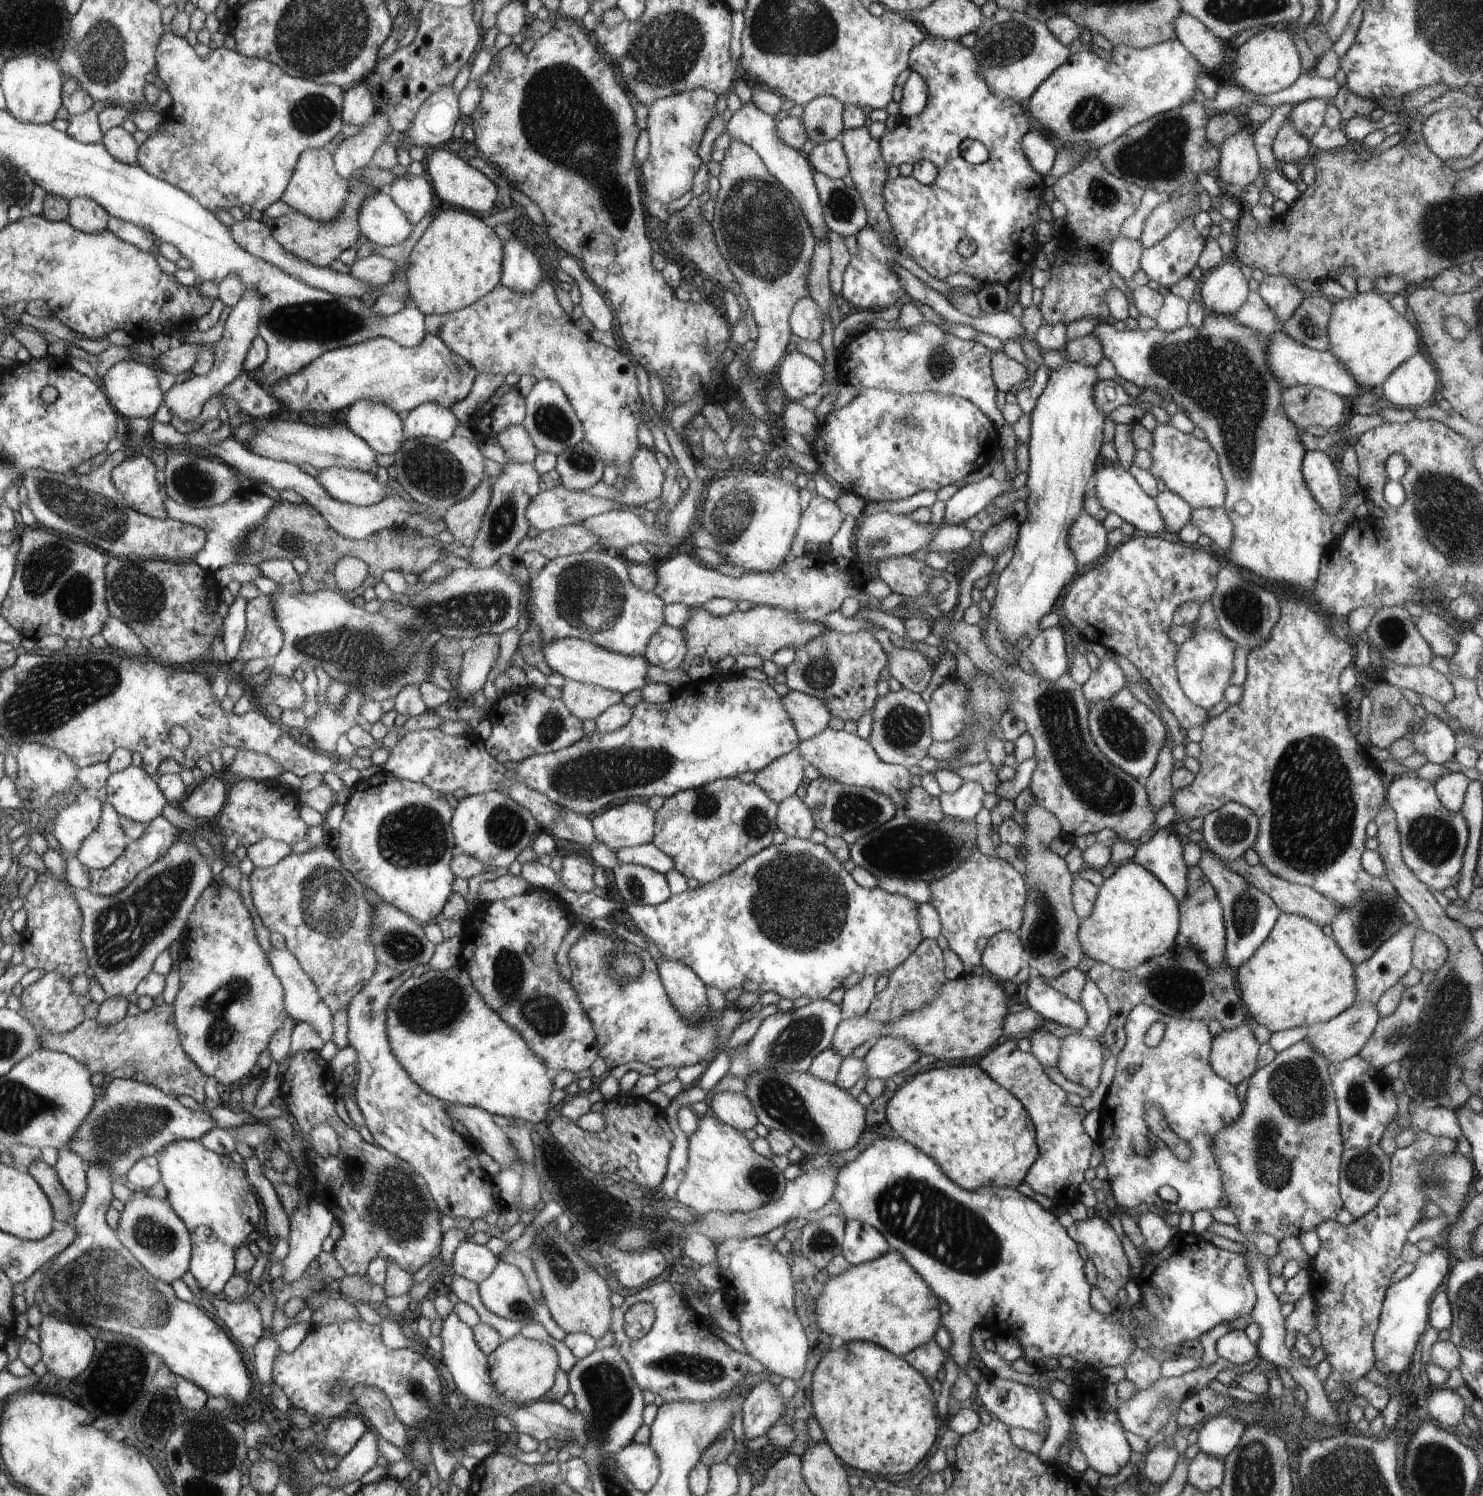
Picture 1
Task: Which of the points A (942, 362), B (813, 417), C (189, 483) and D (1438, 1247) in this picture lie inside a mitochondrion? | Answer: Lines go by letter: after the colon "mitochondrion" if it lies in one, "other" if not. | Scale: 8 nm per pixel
A: mitochondrion
B: other
C: mitochondrion
D: other

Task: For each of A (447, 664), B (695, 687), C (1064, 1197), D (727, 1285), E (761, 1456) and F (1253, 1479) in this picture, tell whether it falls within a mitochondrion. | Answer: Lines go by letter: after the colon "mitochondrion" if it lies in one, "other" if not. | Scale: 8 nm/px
A: mitochondrion
B: other
C: other
D: other
E: other
F: mitochondrion

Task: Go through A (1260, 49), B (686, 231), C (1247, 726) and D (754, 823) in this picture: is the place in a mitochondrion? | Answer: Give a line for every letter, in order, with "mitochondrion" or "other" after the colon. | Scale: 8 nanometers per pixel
A: other
B: mitochondrion
C: other
D: mitochondrion

